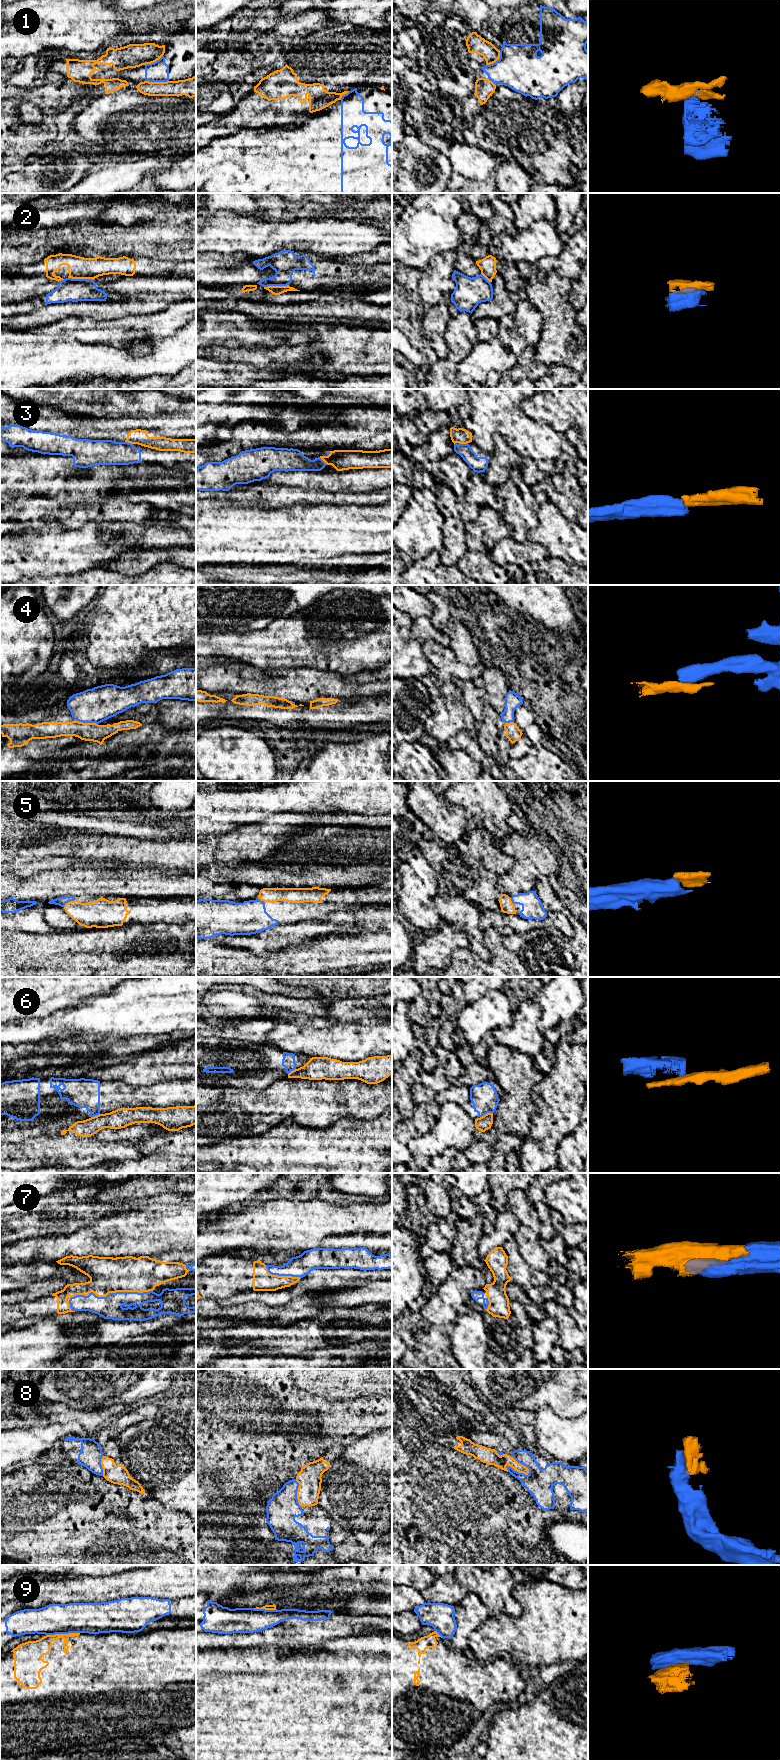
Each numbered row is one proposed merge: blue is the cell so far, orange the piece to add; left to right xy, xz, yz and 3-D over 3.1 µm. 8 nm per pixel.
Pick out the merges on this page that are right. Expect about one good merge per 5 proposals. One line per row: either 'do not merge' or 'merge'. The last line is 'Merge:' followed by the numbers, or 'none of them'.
1: do not merge
2: do not merge
3: do not merge
4: do not merge
5: merge
6: do not merge
7: merge
8: do not merge
9: do not merge
Merge: 5, 7

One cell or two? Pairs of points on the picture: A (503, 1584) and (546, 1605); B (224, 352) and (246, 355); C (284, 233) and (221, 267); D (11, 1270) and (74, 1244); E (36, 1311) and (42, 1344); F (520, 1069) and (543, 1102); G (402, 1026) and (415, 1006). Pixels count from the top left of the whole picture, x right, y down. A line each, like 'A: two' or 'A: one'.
A: two
B: one
C: two
D: two
E: two
F: two
G: two

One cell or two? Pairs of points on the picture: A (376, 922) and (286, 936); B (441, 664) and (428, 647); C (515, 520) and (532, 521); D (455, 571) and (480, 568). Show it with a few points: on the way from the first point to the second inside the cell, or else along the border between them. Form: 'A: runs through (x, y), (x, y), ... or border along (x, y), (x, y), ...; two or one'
A: runs through (354, 920), (345, 920), (330, 927), (308, 930); one
B: runs through (439, 660), (432, 651); one
C: runs through (519, 518), (528, 519); one
D: border along (457, 565), (465, 574); two

